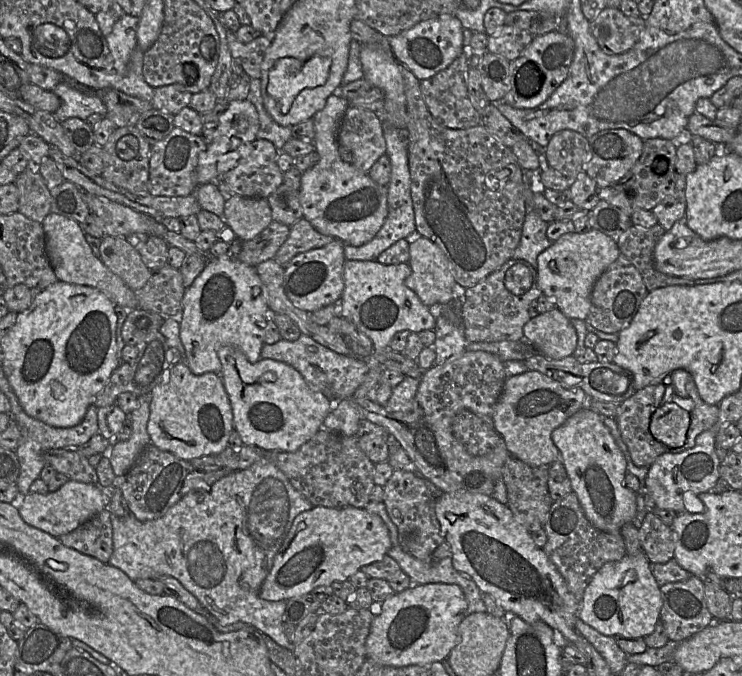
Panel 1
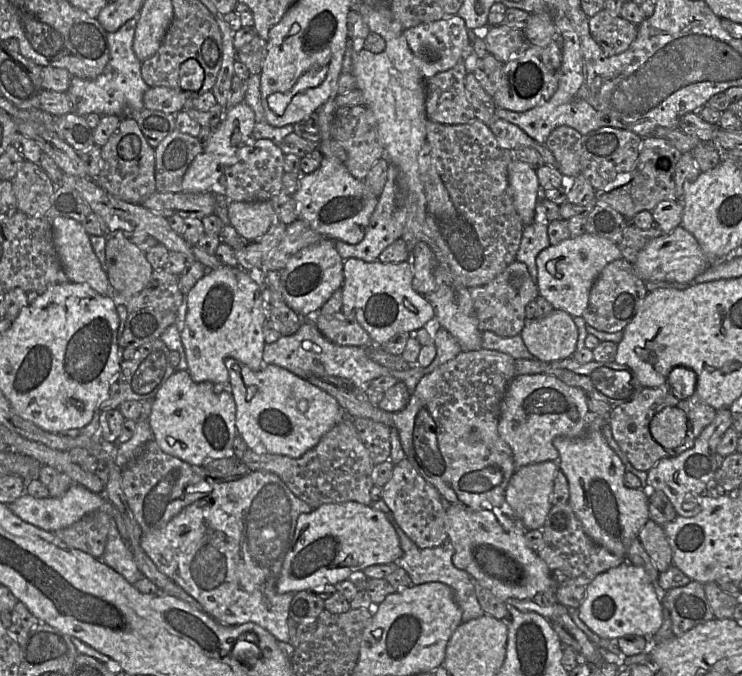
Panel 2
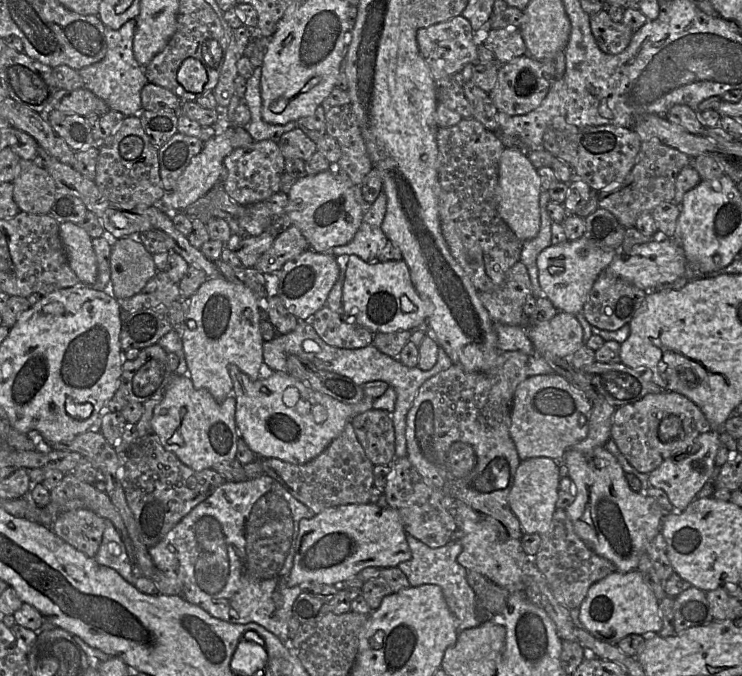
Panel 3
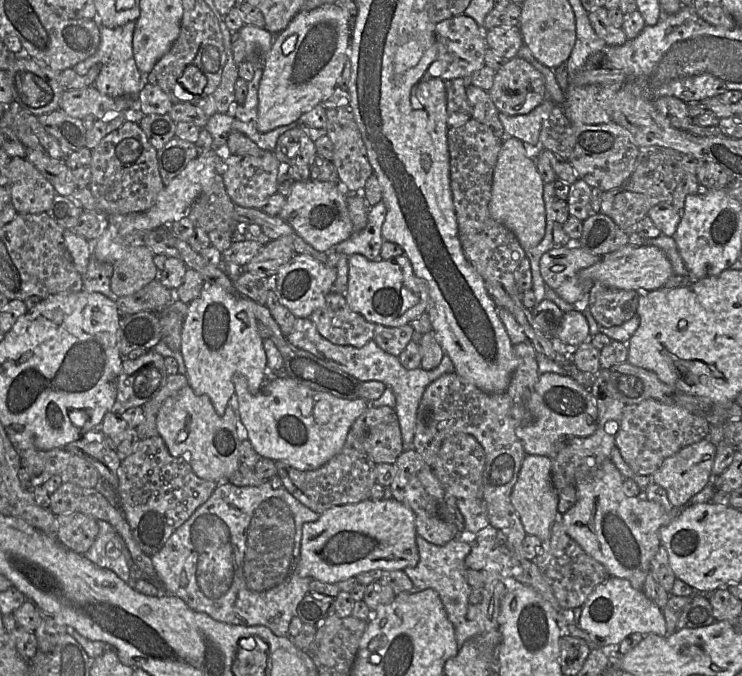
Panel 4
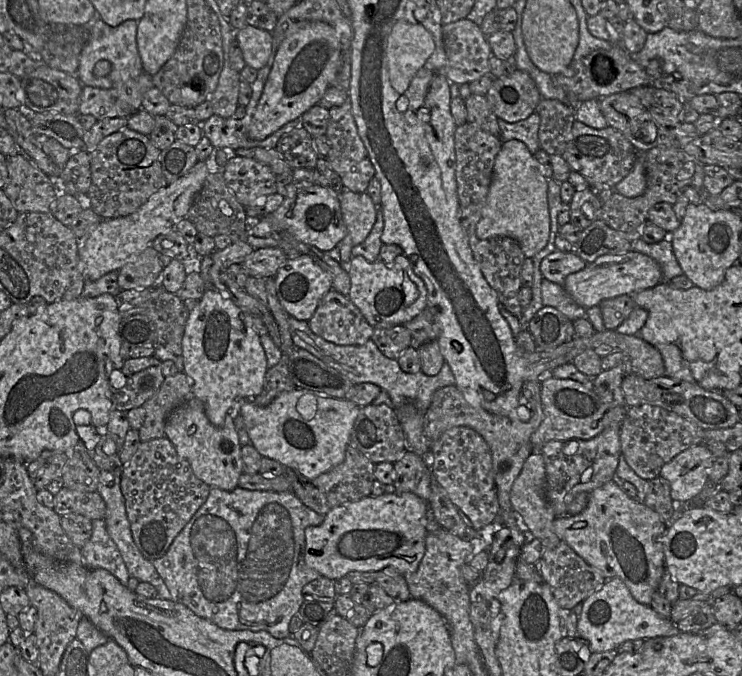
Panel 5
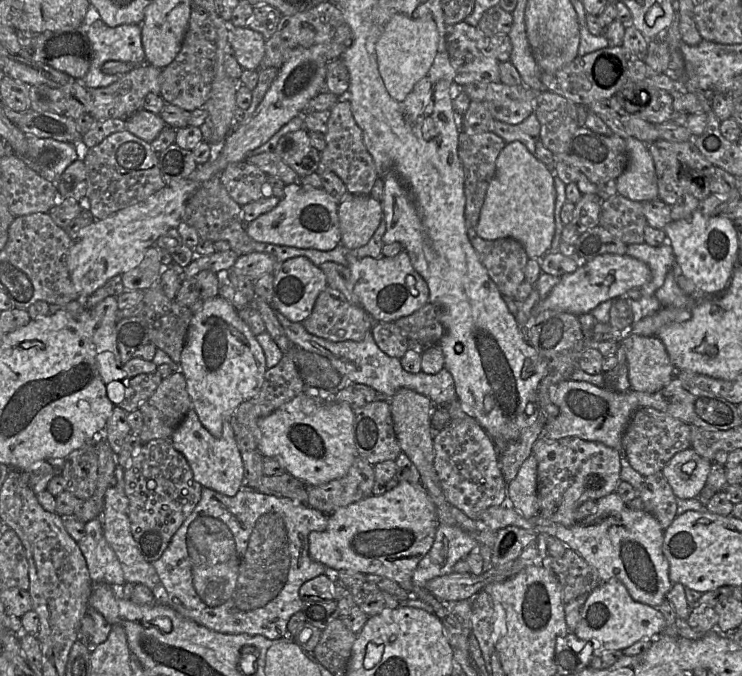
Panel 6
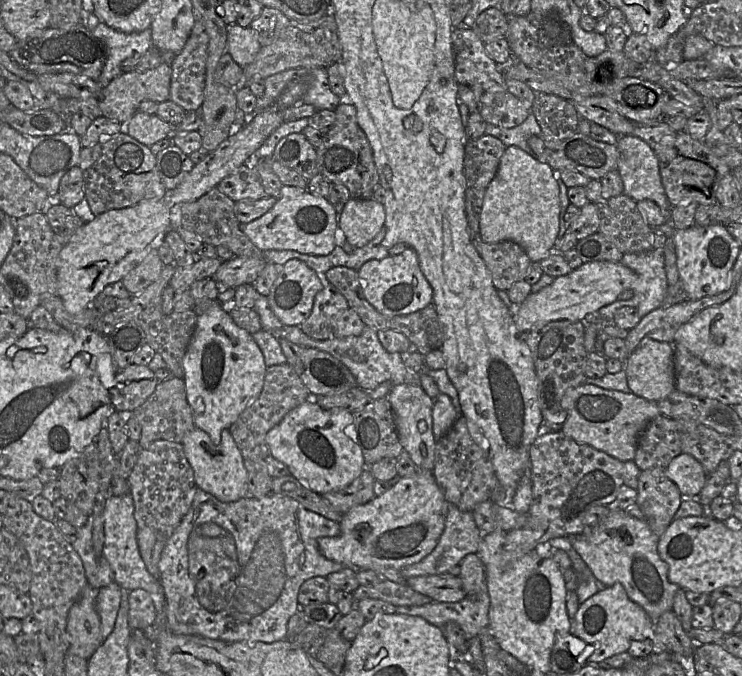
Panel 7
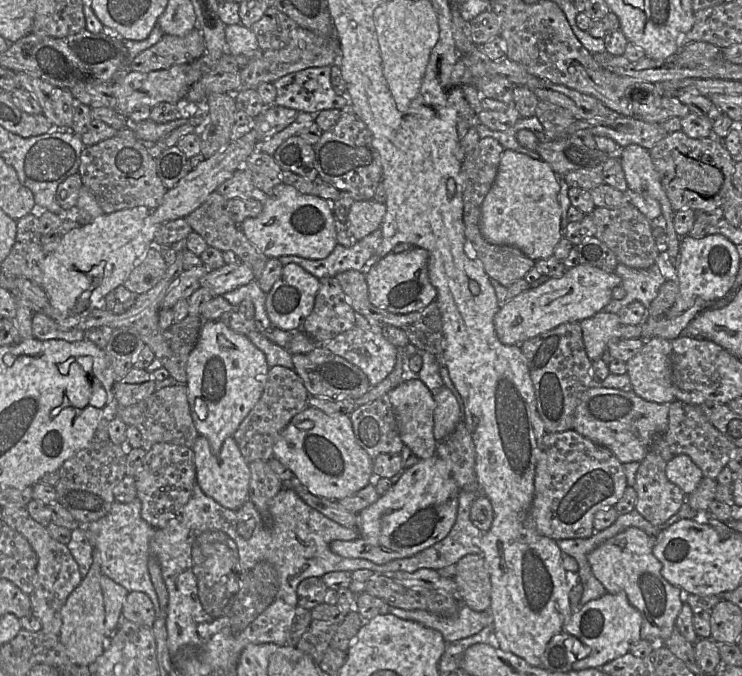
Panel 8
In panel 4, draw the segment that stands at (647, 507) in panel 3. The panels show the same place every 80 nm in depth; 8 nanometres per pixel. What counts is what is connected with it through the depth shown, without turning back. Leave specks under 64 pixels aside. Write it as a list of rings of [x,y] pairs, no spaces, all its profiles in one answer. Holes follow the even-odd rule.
[[[611,459],[586,476],[576,486],[577,501],[565,514],[560,515],[568,535],[592,558],[601,563],[610,576],[627,579],[631,585],[642,590],[645,579],[651,570],[651,561],[656,555],[660,542],[660,530],[677,515],[677,507],[666,512],[654,501],[627,496],[623,490],[625,477],[620,473]]]

